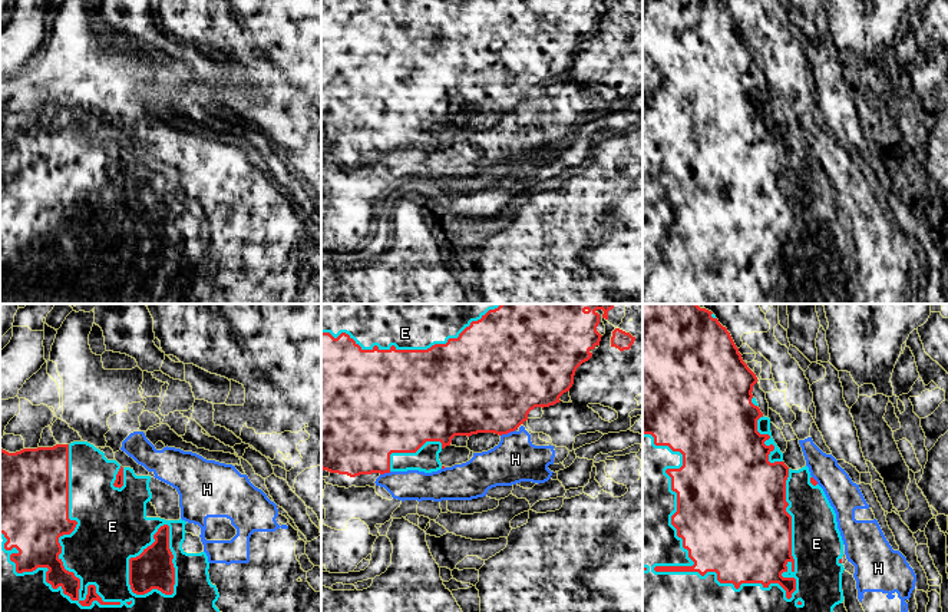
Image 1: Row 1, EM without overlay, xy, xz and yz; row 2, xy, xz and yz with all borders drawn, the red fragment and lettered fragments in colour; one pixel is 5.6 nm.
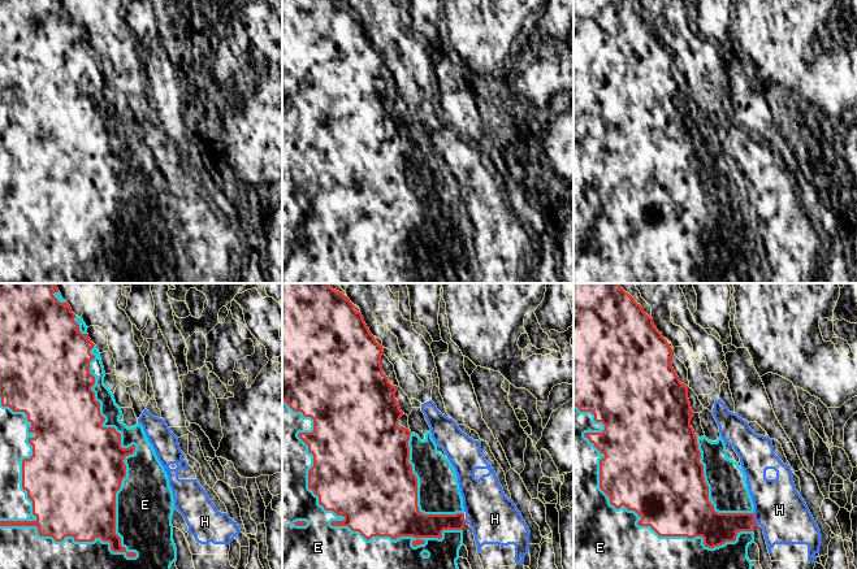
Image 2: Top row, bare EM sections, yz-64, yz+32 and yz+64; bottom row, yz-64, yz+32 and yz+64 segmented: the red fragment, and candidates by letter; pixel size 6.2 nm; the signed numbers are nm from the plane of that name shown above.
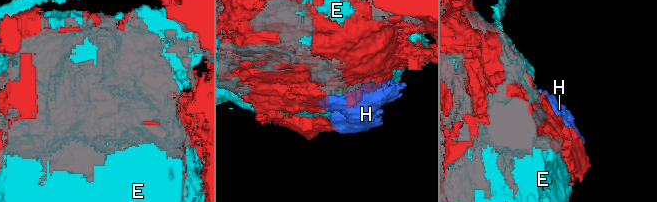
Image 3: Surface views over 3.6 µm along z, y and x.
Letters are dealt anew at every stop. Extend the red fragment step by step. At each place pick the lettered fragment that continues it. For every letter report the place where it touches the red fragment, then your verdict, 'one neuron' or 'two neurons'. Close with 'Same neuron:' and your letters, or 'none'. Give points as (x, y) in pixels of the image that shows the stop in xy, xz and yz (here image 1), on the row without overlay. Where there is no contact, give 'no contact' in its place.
E: meets red in yz at (681, 245); two neurons
H: meets red in xz at (508, 111); two neurons
Same neuron: none

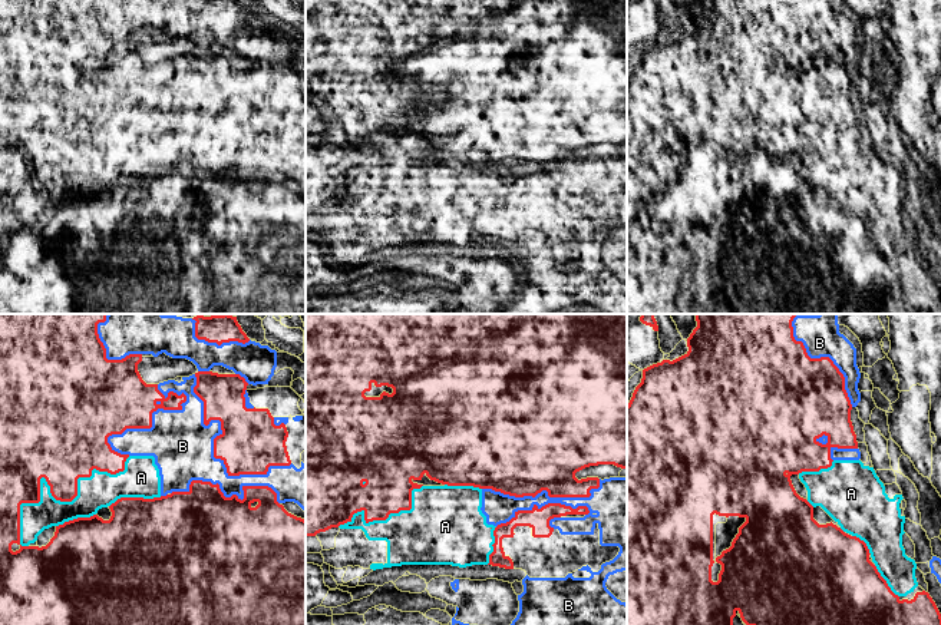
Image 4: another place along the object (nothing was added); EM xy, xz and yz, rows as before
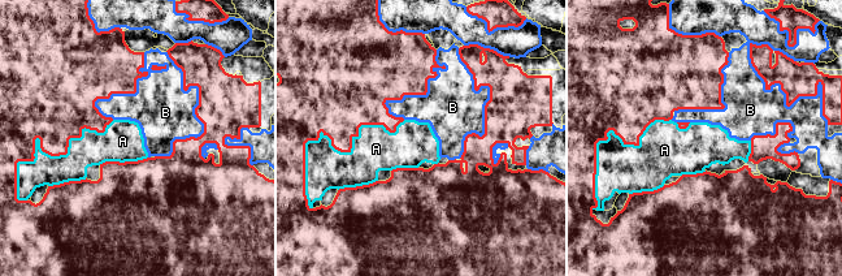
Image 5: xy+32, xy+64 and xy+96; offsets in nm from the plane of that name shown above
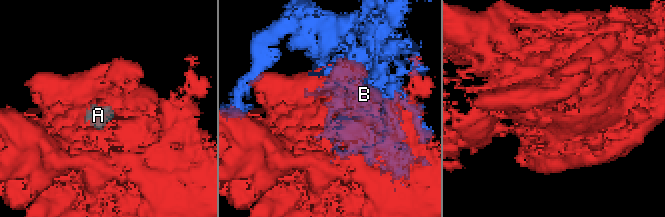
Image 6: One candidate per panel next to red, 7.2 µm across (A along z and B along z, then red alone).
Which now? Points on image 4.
A: meets red in xy at (53, 175); one neuron
B: meets red in xy at (214, 128); two neurons
Same neuron: A

